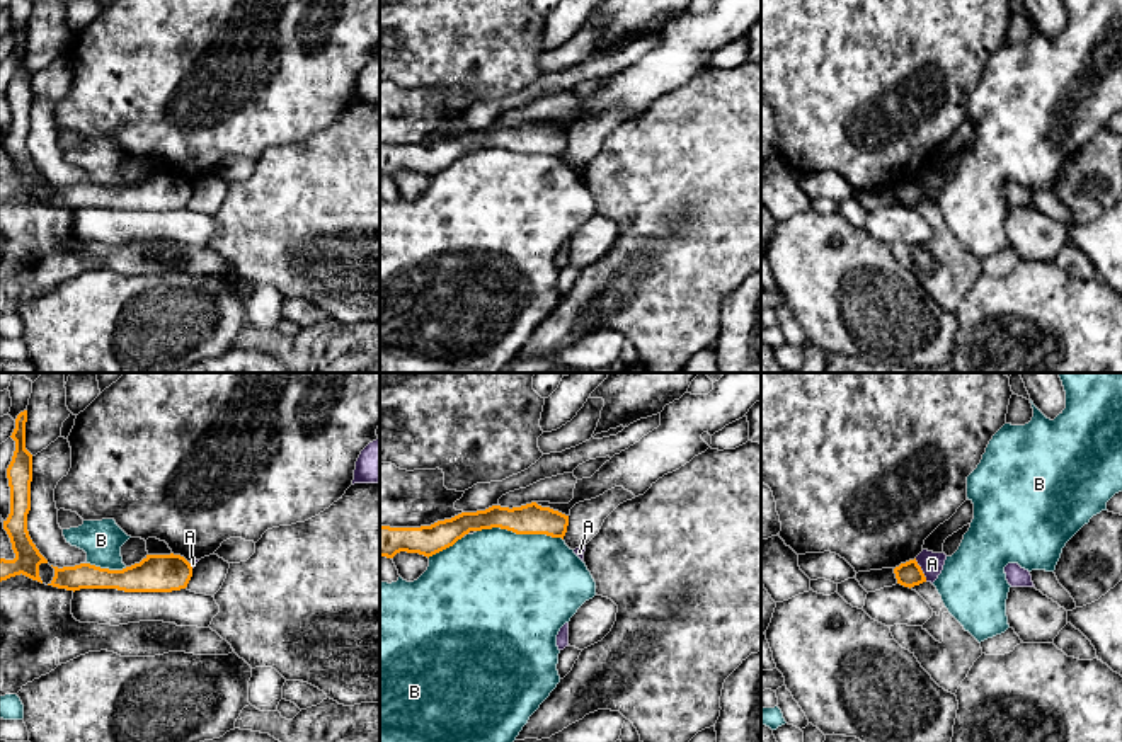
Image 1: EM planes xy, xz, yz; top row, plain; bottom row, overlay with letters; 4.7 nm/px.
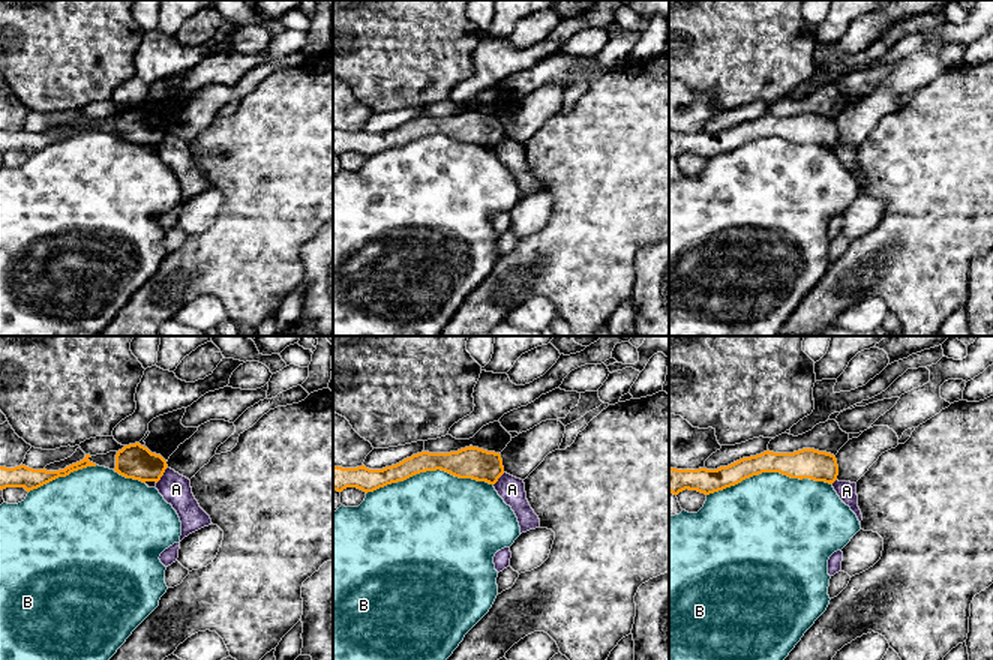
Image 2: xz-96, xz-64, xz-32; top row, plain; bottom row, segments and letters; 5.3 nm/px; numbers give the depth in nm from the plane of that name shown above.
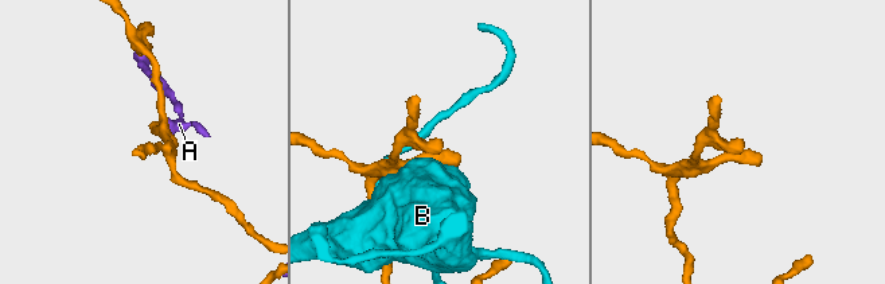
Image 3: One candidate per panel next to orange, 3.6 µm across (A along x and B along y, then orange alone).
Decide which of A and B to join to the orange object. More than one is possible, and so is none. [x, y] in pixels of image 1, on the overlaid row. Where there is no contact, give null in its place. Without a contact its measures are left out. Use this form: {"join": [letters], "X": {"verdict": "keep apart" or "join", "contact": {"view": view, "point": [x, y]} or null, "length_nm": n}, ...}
{"join": [], "A": {"verdict": "keep apart", "contact": {"view": "yz", "point": [921, 570]}, "length_nm": 130}, "B": {"verdict": "keep apart", "contact": {"view": "xz", "point": [520, 533]}, "length_nm": 420}}

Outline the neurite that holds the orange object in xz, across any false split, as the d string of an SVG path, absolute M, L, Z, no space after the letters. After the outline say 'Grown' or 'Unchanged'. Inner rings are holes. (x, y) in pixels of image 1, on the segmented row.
M536 502L521 507L492 505L485 511L461 512L451 519L421 528L390 528L380 524L380 556L393 558L400 551L432 556L461 539L470 531L501 528L516 534L547 534L562 538L569 516Z. Unchanged

